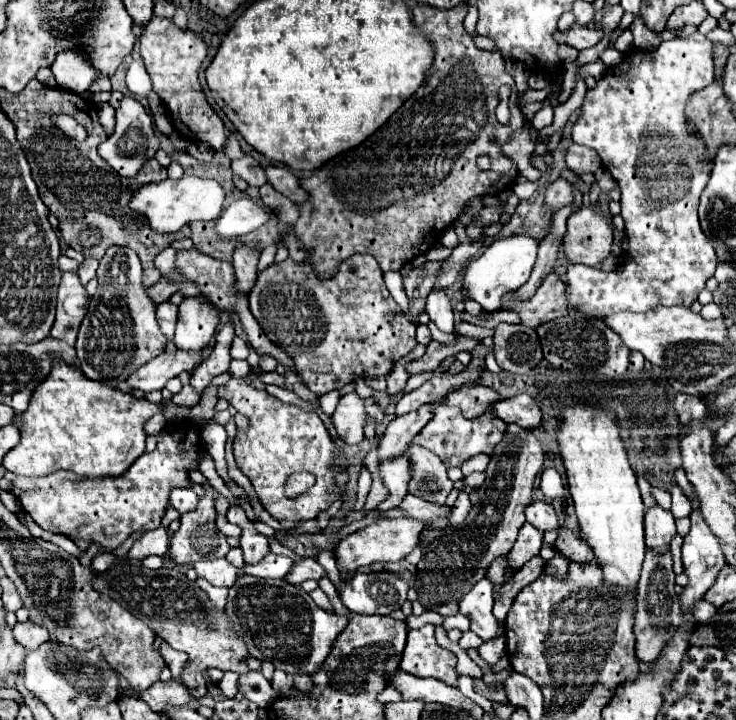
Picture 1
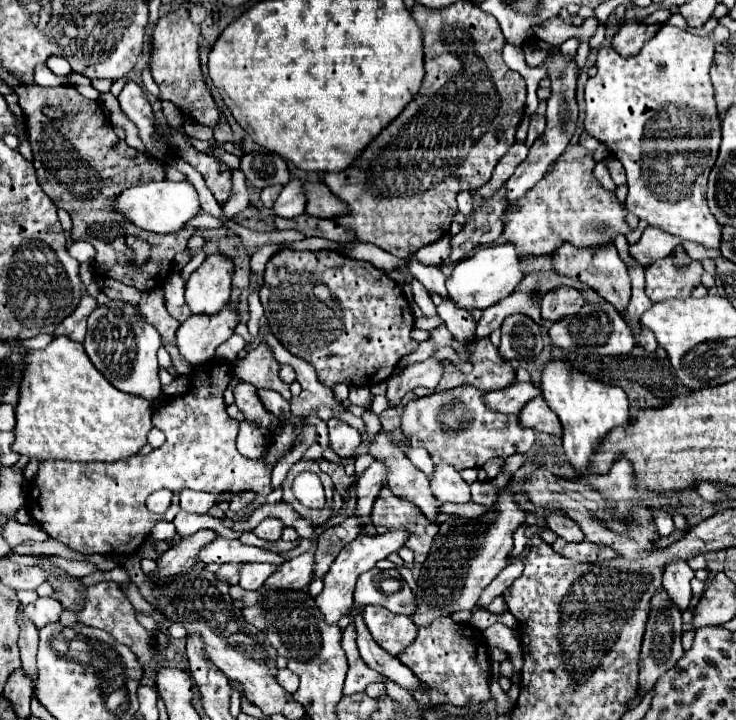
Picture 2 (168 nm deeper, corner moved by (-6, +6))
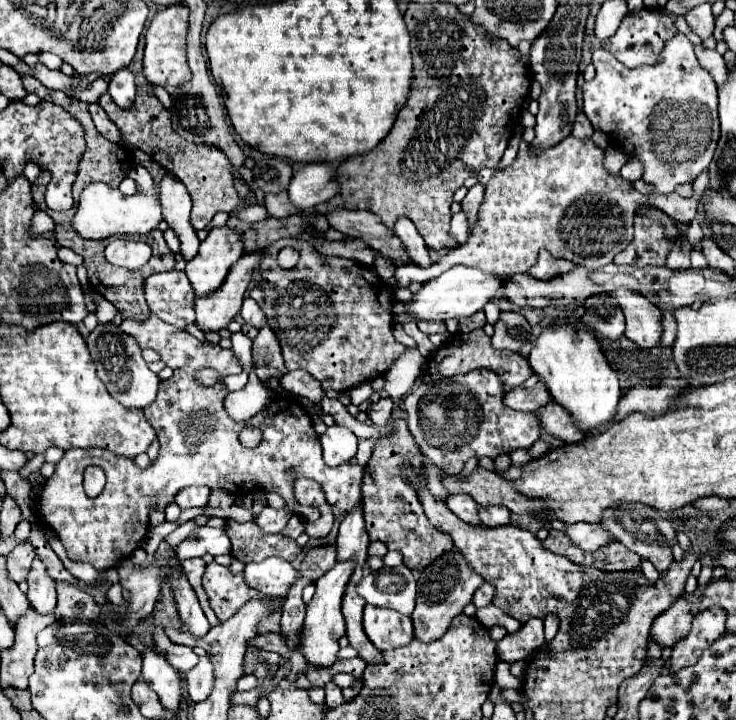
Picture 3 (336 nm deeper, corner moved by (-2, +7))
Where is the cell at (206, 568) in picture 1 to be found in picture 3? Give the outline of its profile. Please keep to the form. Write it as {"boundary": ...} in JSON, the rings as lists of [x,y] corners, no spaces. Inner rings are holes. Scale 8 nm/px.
{"boundary":[[[266,558],[262,562],[246,564],[244,580],[250,588],[262,594],[286,596],[292,580],[296,580],[296,570],[282,558]]]}

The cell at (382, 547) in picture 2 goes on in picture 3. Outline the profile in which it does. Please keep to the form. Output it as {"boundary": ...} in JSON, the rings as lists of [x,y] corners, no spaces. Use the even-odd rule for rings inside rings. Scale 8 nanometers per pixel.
{"boundary":[[[344,560],[338,562],[332,570],[328,570],[324,576],[316,580],[316,594],[312,602],[306,606],[306,620],[304,620],[304,658],[312,666],[332,666],[336,662],[338,654],[338,638],[346,632],[346,622],[342,616],[342,598],[346,592],[346,586],[350,582],[350,576],[356,568],[356,560]]]}

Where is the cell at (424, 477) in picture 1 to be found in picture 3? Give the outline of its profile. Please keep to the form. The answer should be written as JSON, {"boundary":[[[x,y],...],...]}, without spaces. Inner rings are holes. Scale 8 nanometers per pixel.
{"boundary":[[[464,492],[448,494],[444,502],[446,502],[446,506],[448,506],[460,520],[464,520],[464,522],[468,522],[468,524],[480,524],[478,514],[476,514],[478,504],[474,502],[472,496],[468,496],[468,494],[464,494]]]}

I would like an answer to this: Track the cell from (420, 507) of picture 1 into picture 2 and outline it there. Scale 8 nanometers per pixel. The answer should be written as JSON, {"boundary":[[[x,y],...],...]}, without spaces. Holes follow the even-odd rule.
{"boundary":[[[470,501],[470,503],[462,503],[462,505],[442,505],[442,511],[448,513],[448,515],[460,515],[460,517],[466,517],[466,519],[478,519],[488,511],[488,507]]]}

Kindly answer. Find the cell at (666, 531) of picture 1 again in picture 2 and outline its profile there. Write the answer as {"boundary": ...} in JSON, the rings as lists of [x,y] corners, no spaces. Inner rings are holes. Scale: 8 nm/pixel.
{"boundary":[[[672,561],[666,565],[664,573],[664,589],[680,611],[686,611],[692,601],[690,581],[694,579],[694,571],[688,567],[686,561]]]}

